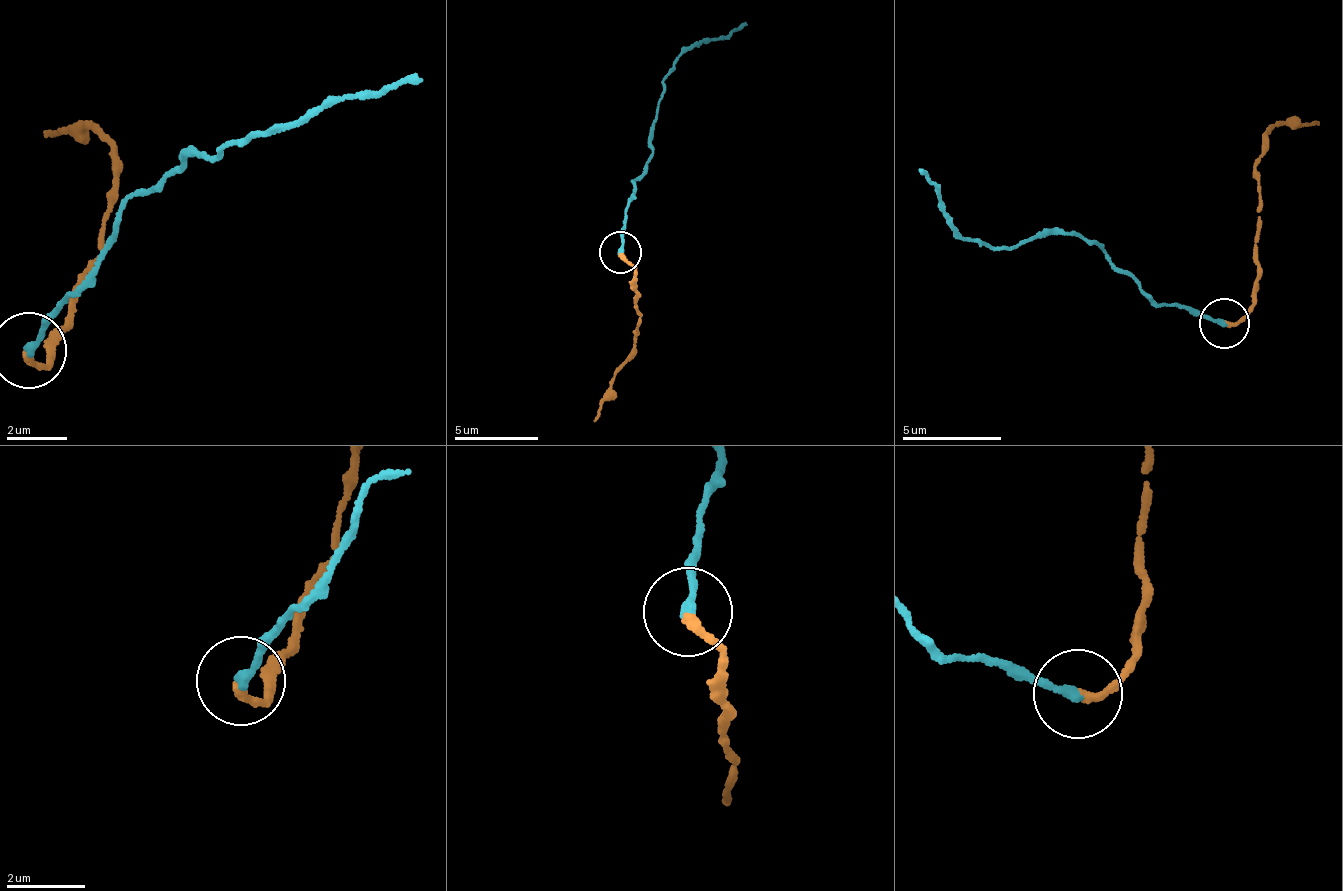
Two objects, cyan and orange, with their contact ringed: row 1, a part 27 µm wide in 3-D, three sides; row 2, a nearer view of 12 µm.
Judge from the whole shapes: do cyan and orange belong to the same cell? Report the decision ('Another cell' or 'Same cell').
Same cell

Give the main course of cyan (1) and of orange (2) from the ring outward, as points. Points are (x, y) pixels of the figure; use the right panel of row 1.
1: (1223, 321), (1150, 303), (1103, 251), (1071, 234), (1042, 229), (986, 246), (947, 219), (941, 192), (921, 172)
2: (1223, 321), (1239, 320), (1254, 299), (1261, 132), (1276, 126), (1300, 126), (1319, 121)

